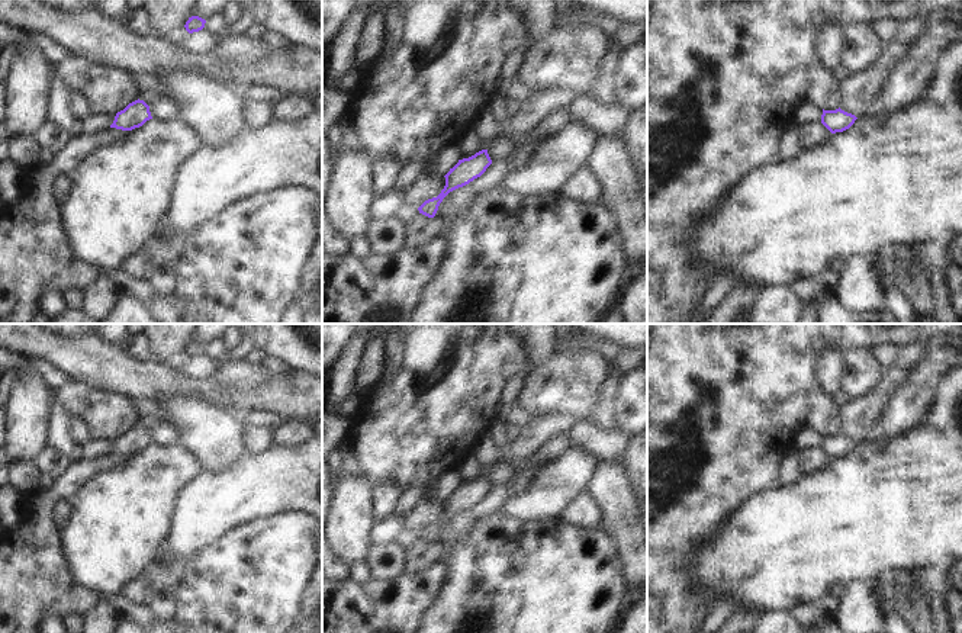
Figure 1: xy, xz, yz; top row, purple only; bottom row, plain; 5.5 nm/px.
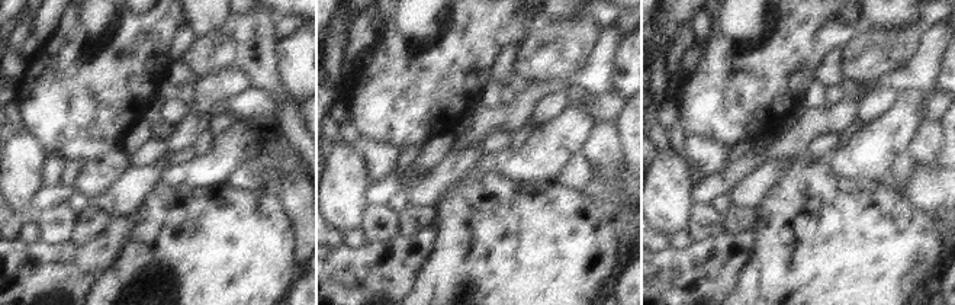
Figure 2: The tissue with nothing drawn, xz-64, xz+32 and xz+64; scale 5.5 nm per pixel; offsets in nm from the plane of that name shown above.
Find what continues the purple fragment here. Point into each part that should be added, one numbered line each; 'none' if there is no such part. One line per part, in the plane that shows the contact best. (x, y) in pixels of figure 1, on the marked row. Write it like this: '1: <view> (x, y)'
none

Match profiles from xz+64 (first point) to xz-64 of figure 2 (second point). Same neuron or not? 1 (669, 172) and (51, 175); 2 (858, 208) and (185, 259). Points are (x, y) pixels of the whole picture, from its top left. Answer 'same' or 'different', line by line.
1: different
2: same

